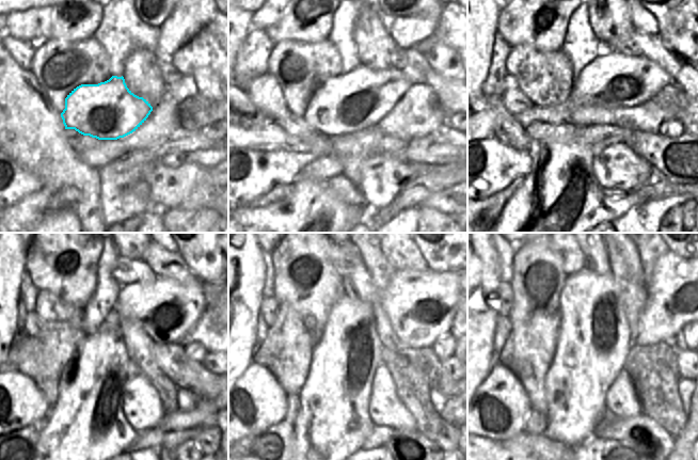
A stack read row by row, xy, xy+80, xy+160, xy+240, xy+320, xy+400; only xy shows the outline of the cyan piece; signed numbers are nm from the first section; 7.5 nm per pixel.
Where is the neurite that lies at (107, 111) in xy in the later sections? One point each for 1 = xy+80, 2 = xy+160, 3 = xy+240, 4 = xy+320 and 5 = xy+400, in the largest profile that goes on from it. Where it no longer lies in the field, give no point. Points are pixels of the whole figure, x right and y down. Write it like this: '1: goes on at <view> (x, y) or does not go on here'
1: goes on at xy+80 (353, 101)
2: goes on at xy+160 (614, 80)
3: goes on at xy+240 (167, 311)
4: goes on at xy+320 (421, 306)
5: goes on at xy+400 (680, 290)

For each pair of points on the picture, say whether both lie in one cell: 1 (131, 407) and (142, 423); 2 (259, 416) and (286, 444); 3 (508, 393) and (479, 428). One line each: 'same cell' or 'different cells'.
1: same cell
2: different cells
3: same cell

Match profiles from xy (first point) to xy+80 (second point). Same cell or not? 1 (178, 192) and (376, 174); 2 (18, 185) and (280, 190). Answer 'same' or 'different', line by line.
1: same
2: different

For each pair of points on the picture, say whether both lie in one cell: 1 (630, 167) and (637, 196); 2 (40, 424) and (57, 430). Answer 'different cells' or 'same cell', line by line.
1: different cells
2: different cells

